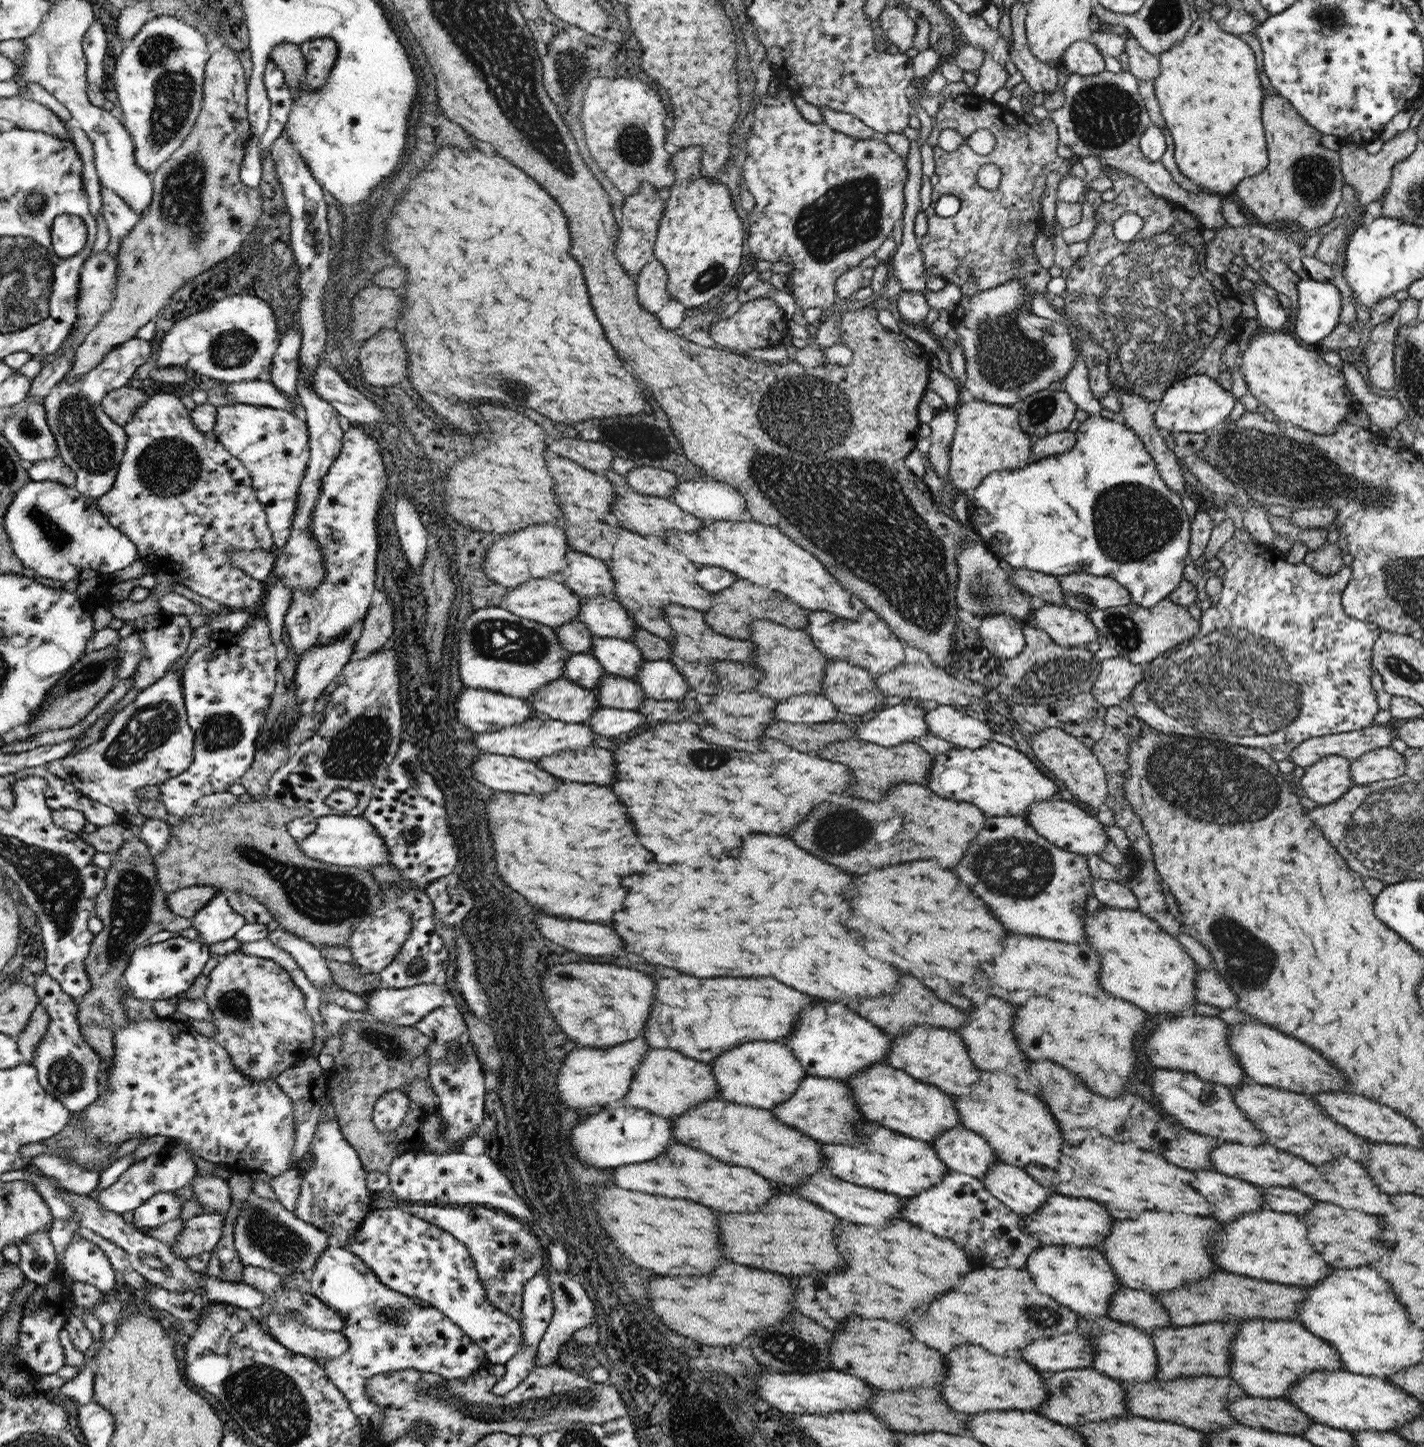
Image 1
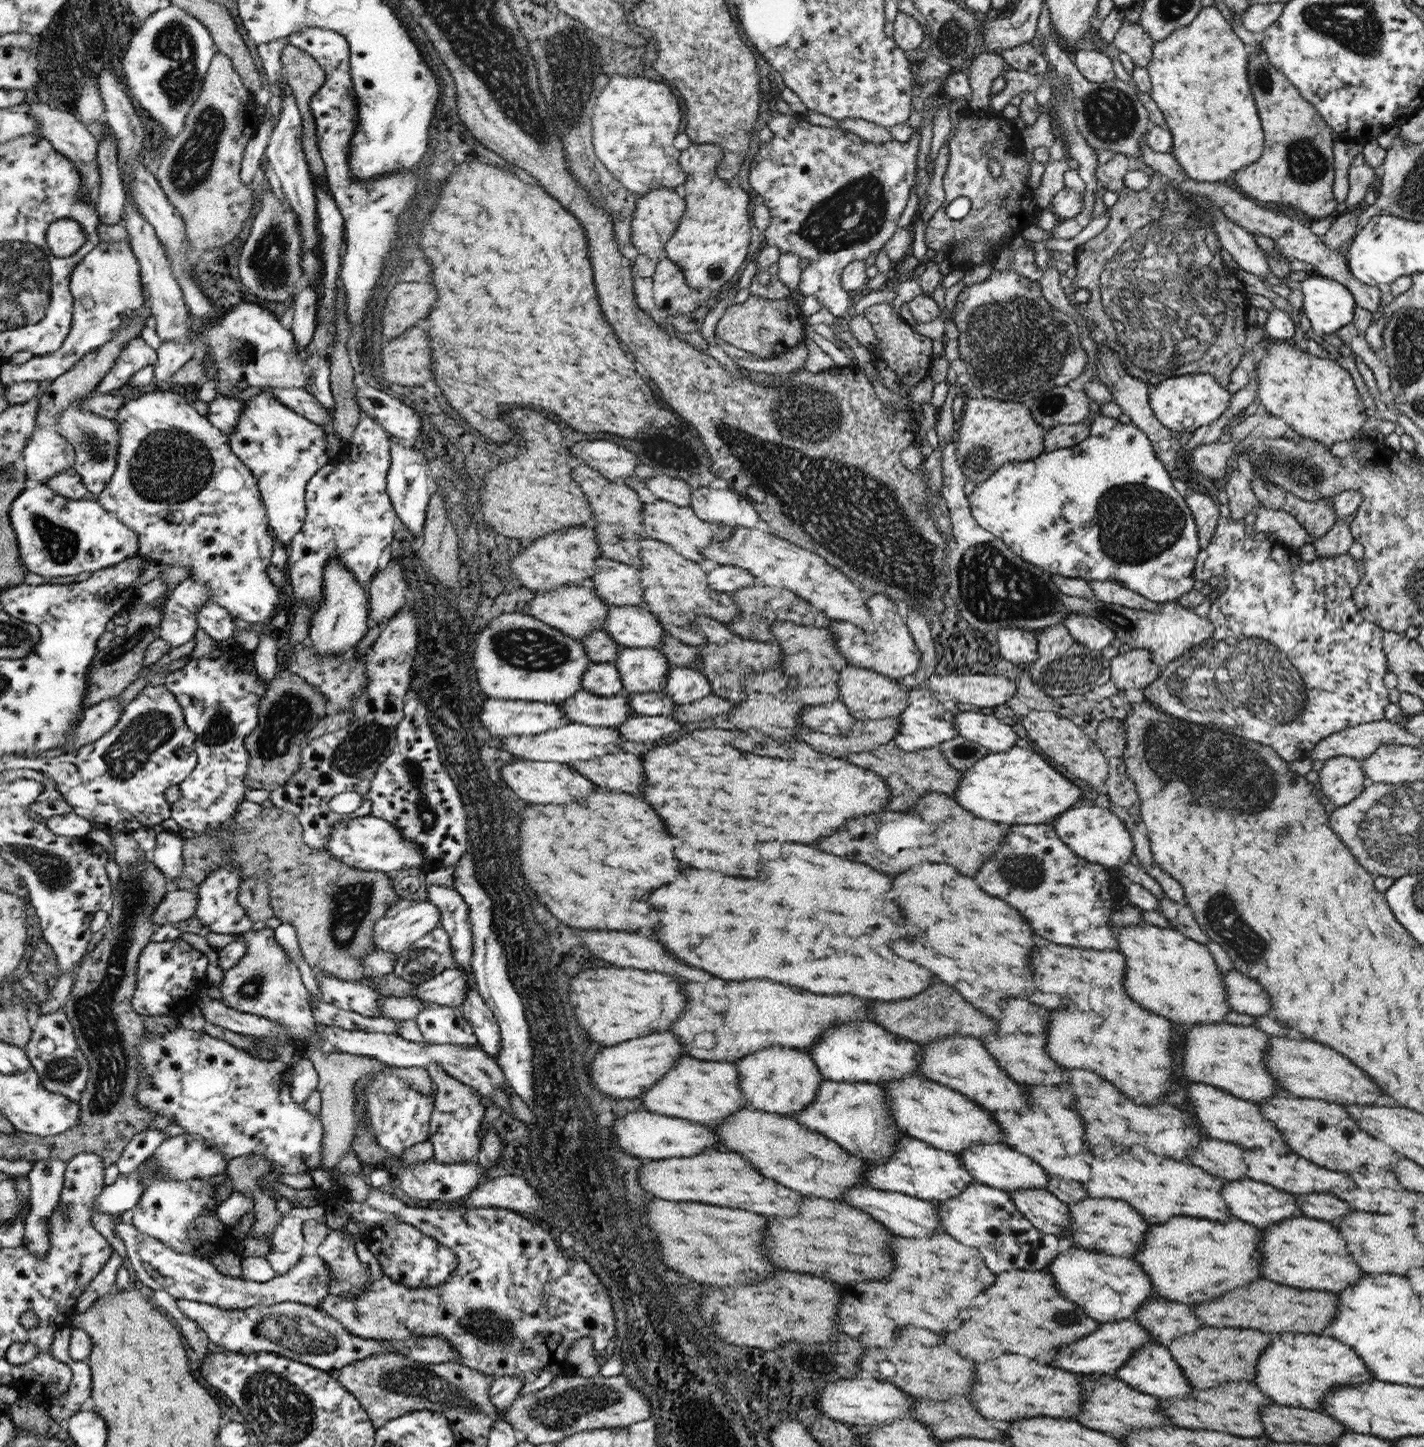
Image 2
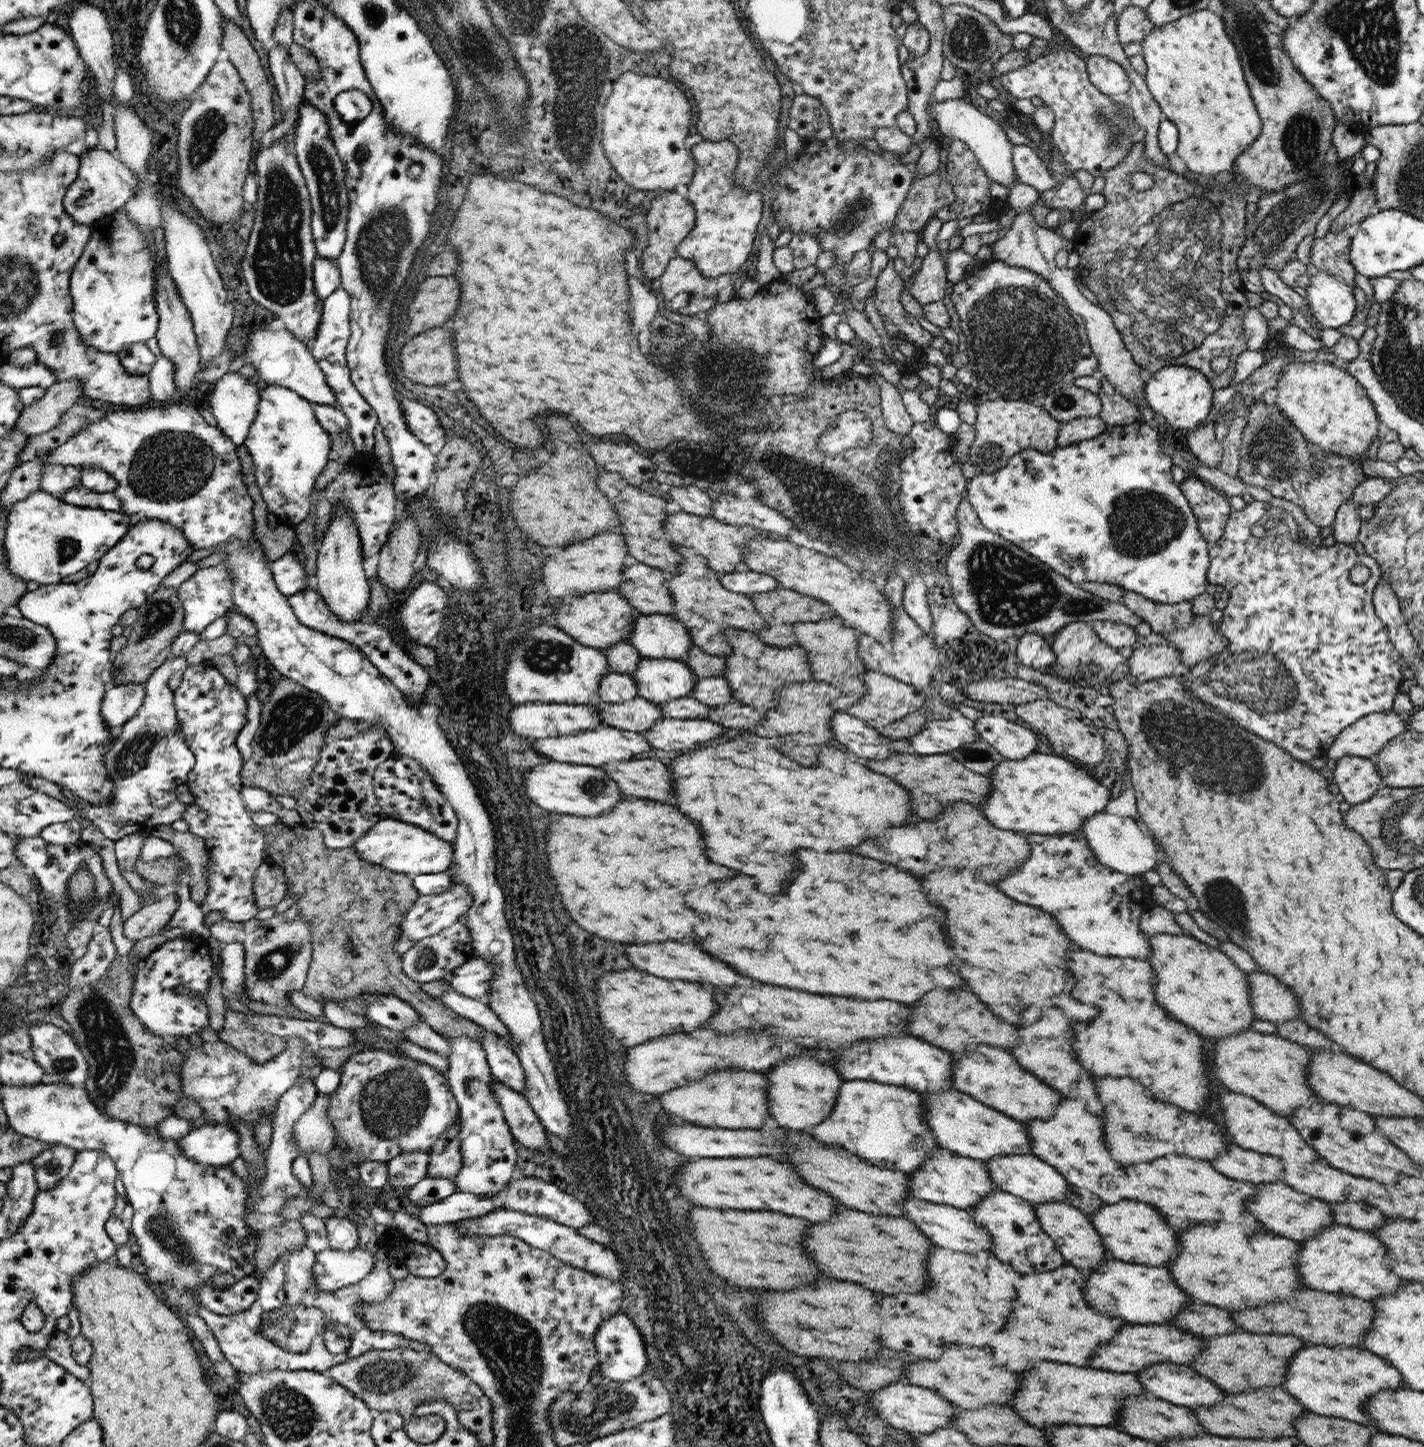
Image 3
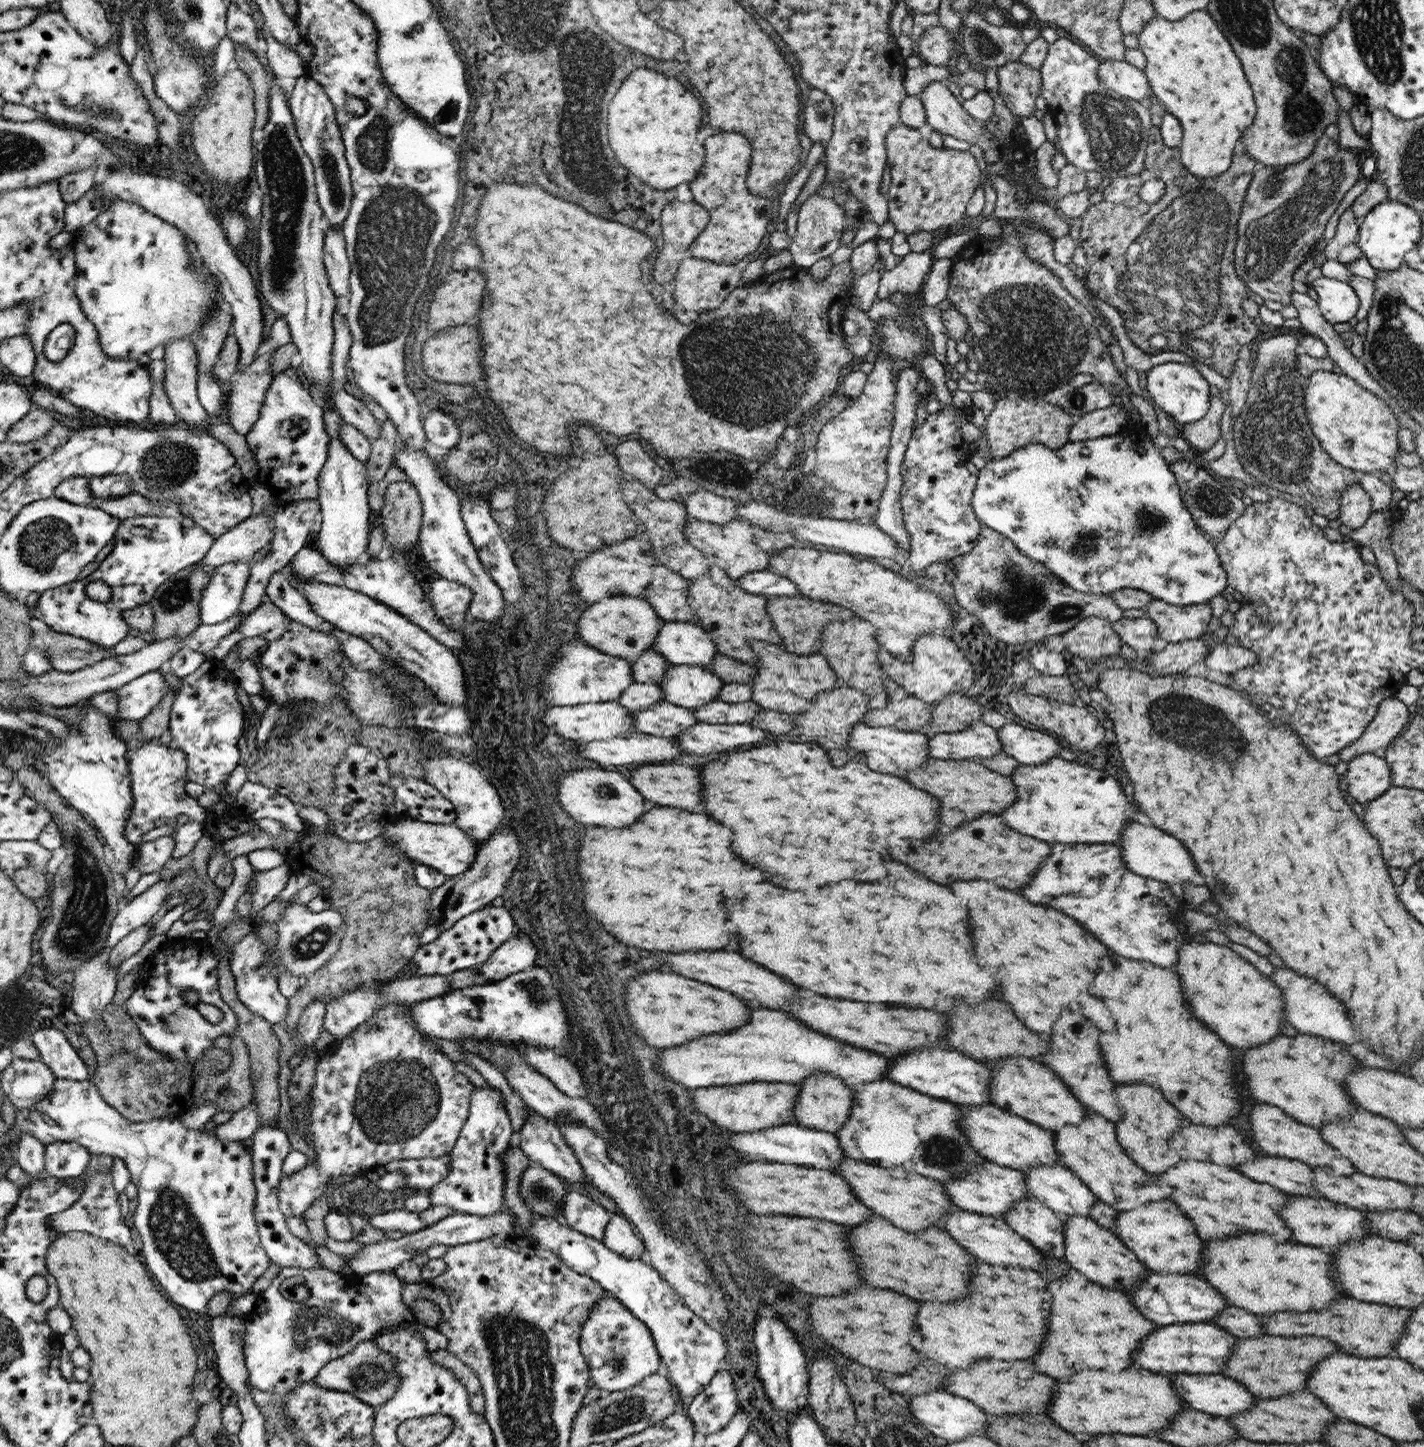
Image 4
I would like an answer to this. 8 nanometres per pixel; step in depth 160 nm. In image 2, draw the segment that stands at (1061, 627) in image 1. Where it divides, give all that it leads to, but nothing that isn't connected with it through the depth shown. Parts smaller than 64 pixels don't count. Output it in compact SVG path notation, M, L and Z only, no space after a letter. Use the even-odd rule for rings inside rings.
M1073 613L1062 622L1069 631L1074 642L1092 650L1102 649L1117 644L1117 634L1107 623L1098 621L1087 615Z

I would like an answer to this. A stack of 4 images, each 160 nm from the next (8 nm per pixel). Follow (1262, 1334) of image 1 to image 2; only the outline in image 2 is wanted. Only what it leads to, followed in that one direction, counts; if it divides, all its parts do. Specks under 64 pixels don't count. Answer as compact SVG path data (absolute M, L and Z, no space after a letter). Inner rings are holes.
M1312 1333L1271 1334L1271 1345L1260 1355L1255 1365L1255 1385L1278 1405L1302 1407L1320 1411L1325 1396L1340 1386L1360 1384L1373 1378L1371 1370L1347 1344L1328 1335Z

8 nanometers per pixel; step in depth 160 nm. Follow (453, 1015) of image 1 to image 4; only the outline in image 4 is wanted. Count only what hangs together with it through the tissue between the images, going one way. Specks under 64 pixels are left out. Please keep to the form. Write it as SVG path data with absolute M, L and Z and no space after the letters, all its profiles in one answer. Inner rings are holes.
M476 1088L472 1093L467 1123L450 1152L450 1171L431 1188L431 1206L448 1206L456 1213L492 1216L504 1205L505 1166L503 1154L515 1143L511 1121L502 1093L496 1089Z

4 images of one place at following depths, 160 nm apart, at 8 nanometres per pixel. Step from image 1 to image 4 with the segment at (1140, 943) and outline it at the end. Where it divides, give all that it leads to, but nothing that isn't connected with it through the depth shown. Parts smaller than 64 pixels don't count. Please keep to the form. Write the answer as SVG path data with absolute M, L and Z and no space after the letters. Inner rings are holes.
M1189 939L1177 950L1177 954L1178 961L1172 968L1180 974L1184 998L1188 1000L1192 1014L1226 1044L1254 1048L1262 1042L1268 1044L1276 1032L1280 1034L1280 1028L1286 1024L1284 998L1268 975L1226 945L1198 943Z

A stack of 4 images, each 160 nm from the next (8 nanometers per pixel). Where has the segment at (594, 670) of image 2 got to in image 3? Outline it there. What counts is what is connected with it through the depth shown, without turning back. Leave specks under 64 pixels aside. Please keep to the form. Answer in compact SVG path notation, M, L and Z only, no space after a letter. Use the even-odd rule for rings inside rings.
M607 671L601 680L596 700L610 702L626 702L639 696L636 681L627 673Z

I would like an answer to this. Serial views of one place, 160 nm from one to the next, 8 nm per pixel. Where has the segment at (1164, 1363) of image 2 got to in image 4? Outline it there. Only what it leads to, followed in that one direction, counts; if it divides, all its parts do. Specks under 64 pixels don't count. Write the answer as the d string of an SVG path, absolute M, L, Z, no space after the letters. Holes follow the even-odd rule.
M1177 1373L1170 1375L1173 1380L1173 1386L1180 1392L1180 1396L1186 1400L1186 1404L1190 1408L1208 1412L1208 1414L1216 1414L1216 1416L1236 1416L1244 1410L1250 1410L1257 1402L1257 1398L1240 1382L1218 1374L1190 1374Z

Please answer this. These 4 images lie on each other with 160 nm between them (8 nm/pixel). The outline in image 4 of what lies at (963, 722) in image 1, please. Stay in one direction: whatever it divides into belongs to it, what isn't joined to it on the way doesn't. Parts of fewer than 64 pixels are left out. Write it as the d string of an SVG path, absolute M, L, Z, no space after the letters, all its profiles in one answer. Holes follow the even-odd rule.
M1006 722L1004 727L996 729L999 739L1003 744L1003 751L1017 760L1019 764L1028 766L1038 766L1054 758L1060 750L1060 742L1056 736L1046 734L1045 732L1032 730L1020 725L1018 722Z

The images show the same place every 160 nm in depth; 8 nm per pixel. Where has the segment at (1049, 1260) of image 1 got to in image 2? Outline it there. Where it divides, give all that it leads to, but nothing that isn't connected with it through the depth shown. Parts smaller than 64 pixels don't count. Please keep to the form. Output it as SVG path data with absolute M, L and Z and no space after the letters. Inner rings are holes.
M1072 1246L1047 1266L1062 1296L1077 1304L1099 1323L1128 1320L1149 1298L1159 1297L1144 1267L1132 1257L1112 1256Z

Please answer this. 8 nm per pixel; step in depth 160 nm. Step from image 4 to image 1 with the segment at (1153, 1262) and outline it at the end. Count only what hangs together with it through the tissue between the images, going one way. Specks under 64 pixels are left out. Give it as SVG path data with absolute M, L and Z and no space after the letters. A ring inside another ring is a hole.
M1050 1196L1045 1205L1035 1214L1021 1216L1025 1224L1025 1231L1032 1233L1044 1245L1072 1245L1073 1247L1093 1247L1097 1248L1101 1242L1110 1234L1114 1218L1108 1216L1108 1210L1094 1202L1094 1200L1080 1200L1080 1198L1070 1198L1070 1196Z

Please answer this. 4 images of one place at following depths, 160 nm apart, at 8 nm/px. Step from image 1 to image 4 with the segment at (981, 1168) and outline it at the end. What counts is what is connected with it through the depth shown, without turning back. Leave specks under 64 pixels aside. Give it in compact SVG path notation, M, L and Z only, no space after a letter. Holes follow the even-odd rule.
M1062 1164L1052 1166L1035 1166L1029 1170L1022 1170L1025 1174L1026 1188L1028 1188L1028 1197L1031 1200L1040 1202L1051 1208L1055 1213L1060 1212L1068 1216L1090 1216L1091 1208L1096 1203L1096 1196L1088 1190L1088 1185L1076 1176L1069 1168Z

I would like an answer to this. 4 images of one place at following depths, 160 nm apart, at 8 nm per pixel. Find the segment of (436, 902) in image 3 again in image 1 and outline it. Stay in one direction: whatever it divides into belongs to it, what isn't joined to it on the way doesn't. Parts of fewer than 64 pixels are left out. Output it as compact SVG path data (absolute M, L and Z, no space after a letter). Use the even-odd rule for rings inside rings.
M382 906L365 918L349 938L348 948L353 954L353 965L364 974L379 973L388 967L399 954L401 947L407 942L413 930L413 918L407 908Z

